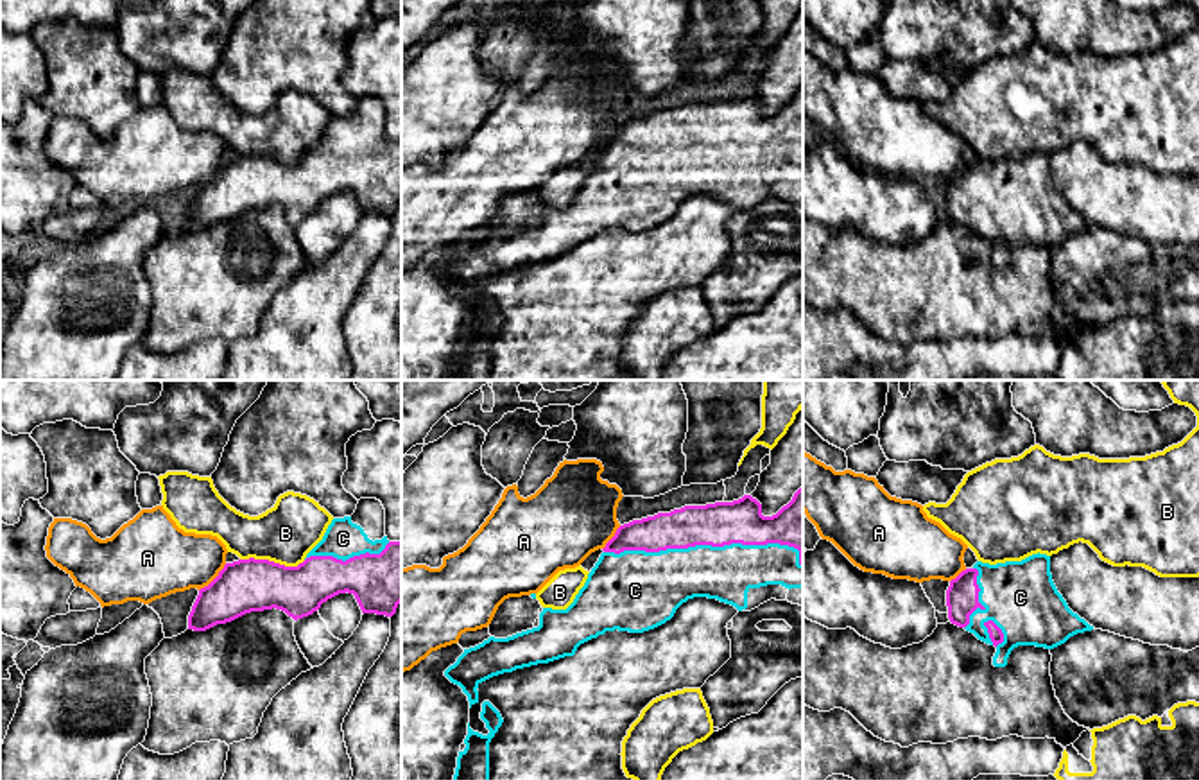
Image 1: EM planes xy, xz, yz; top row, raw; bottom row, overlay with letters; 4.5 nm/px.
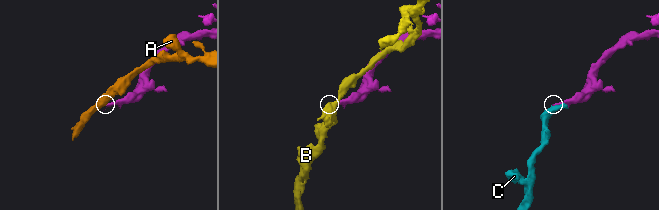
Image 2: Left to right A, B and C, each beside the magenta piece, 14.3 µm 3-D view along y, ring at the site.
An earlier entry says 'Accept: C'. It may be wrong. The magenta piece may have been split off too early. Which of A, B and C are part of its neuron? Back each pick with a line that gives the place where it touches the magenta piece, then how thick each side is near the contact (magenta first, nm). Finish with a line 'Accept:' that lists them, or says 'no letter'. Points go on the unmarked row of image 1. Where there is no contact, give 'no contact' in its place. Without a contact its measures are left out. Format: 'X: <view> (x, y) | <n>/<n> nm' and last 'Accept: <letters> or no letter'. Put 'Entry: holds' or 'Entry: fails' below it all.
C: xz (708, 142) | 200/260 nm
Accept: C
Entry: holds

